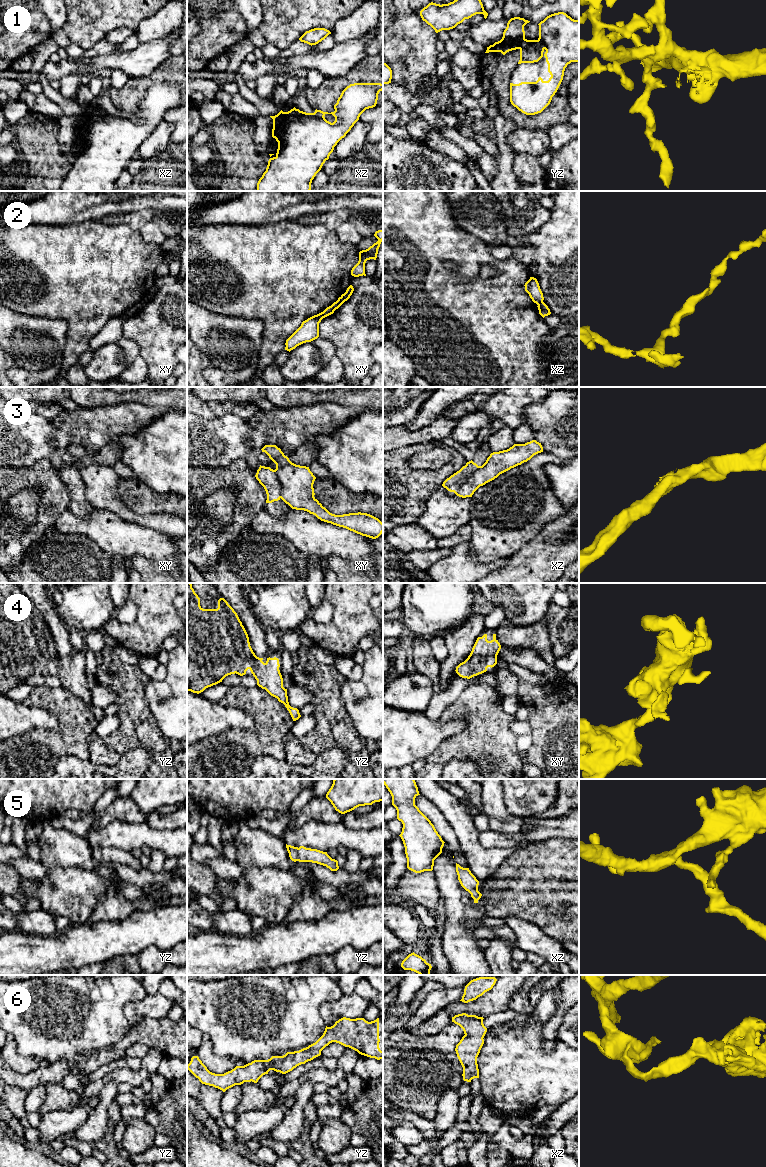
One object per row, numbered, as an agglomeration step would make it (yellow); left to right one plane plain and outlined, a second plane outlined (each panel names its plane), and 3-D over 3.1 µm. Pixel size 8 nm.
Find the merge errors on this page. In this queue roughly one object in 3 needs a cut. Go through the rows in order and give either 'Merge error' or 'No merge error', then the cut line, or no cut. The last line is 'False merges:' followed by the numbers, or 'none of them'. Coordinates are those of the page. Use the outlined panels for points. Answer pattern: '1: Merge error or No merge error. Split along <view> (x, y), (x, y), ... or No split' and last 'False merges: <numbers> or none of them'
1: Merge error. Split along xz (300, 111), (286, 123), (285, 143), (276, 154)
2: Merge error. Split along xy (346, 292), (344, 300)
3: Merge error. Split along xy (274, 470), (280, 484), (281, 497)
4: No merge error. No split
5: No merge error. No split
6: No merge error. No split
False merges: 1, 2, 3

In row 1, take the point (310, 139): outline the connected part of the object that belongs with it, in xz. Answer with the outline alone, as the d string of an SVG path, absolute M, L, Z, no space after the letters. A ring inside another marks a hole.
M381 83L350 84L342 91L334 112L300 111L294 120L286 123L284 147L269 159L257 191L310 191L312 180L334 147L366 109L376 106L382 90ZM326 114L332 114L335 121L327 121Z

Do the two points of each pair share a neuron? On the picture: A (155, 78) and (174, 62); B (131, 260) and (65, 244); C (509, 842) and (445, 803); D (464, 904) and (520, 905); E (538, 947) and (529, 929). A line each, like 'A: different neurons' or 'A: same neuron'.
A: same neuron
B: same neuron
C: different neurons
D: different neurons
E: same neuron

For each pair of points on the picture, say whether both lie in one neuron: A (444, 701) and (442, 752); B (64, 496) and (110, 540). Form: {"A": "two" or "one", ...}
{"A": "two", "B": "two"}

